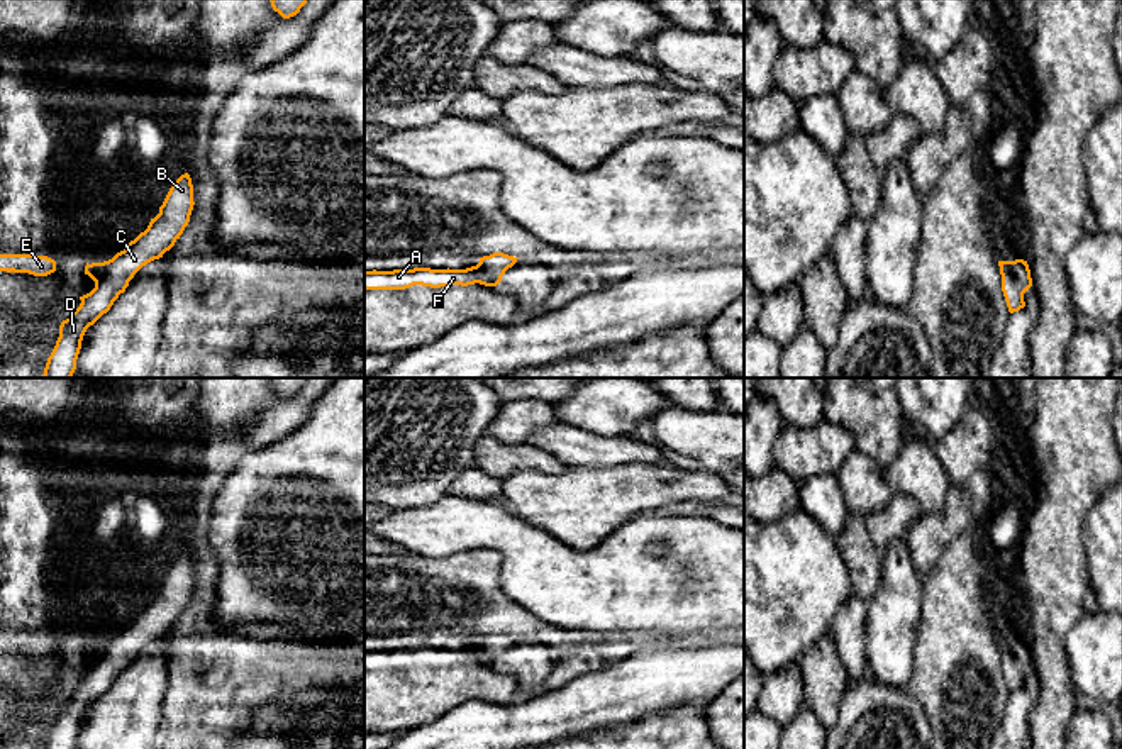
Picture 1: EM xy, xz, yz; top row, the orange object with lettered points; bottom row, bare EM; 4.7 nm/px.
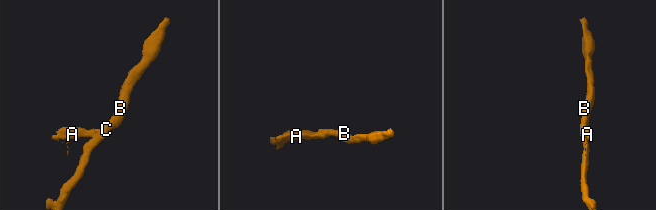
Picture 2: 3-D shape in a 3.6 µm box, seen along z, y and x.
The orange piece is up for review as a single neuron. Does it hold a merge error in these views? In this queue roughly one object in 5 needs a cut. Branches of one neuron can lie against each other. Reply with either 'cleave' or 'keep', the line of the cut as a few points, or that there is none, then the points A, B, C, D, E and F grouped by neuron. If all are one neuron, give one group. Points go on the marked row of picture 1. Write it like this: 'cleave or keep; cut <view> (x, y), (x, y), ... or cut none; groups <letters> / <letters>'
keep; cut none; groups A B C D E F

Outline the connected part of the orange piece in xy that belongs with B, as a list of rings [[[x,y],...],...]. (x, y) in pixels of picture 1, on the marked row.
[[[185,173],[169,188],[159,214],[151,219],[147,229],[124,251],[103,263],[86,263],[85,275],[95,281],[95,288],[80,297],[80,307],[61,322],[59,337],[47,358],[42,378],[73,376],[86,329],[110,310],[142,266],[163,258],[175,246],[190,222],[193,205],[192,178]]]

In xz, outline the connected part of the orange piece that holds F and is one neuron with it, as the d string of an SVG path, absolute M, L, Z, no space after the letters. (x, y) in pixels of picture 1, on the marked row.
M493 252L480 258L476 266L466 269L393 269L393 271L364 271L364 290L405 290L414 285L441 288L451 285L485 285L497 286L508 268L517 263L519 258Z

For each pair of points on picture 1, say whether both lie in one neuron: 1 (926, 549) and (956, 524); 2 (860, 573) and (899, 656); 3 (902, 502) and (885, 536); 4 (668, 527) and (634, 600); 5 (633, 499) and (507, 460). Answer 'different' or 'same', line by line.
1: same
2: different
3: same
4: same
5: different

